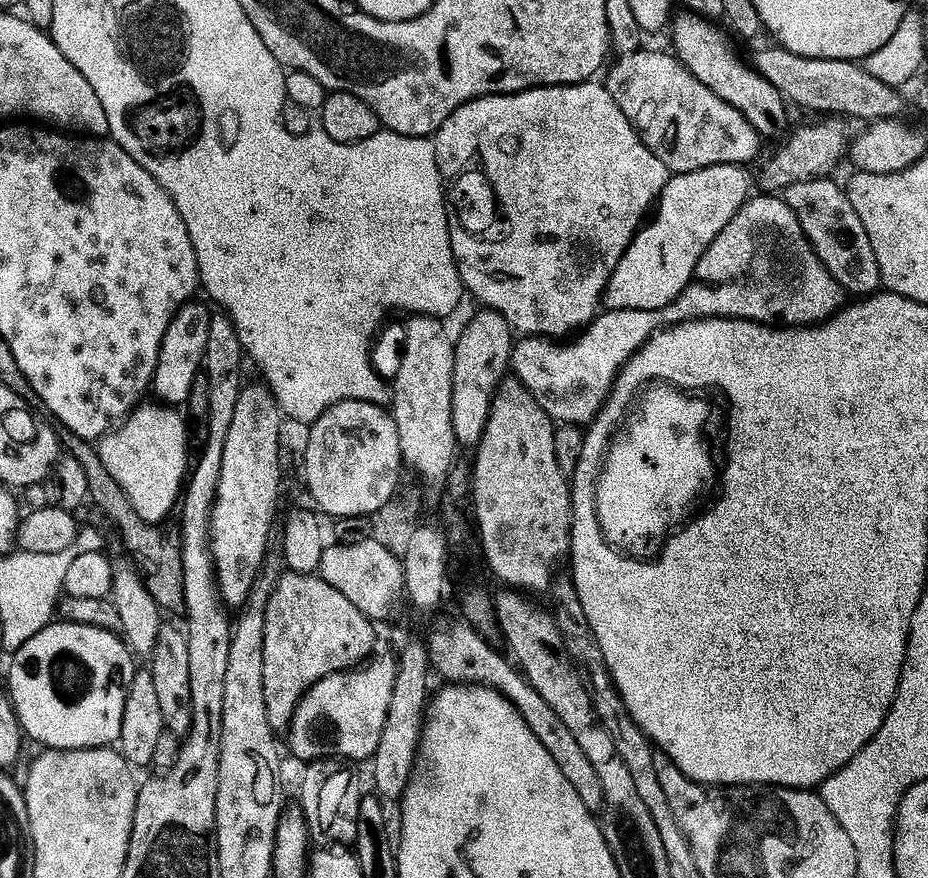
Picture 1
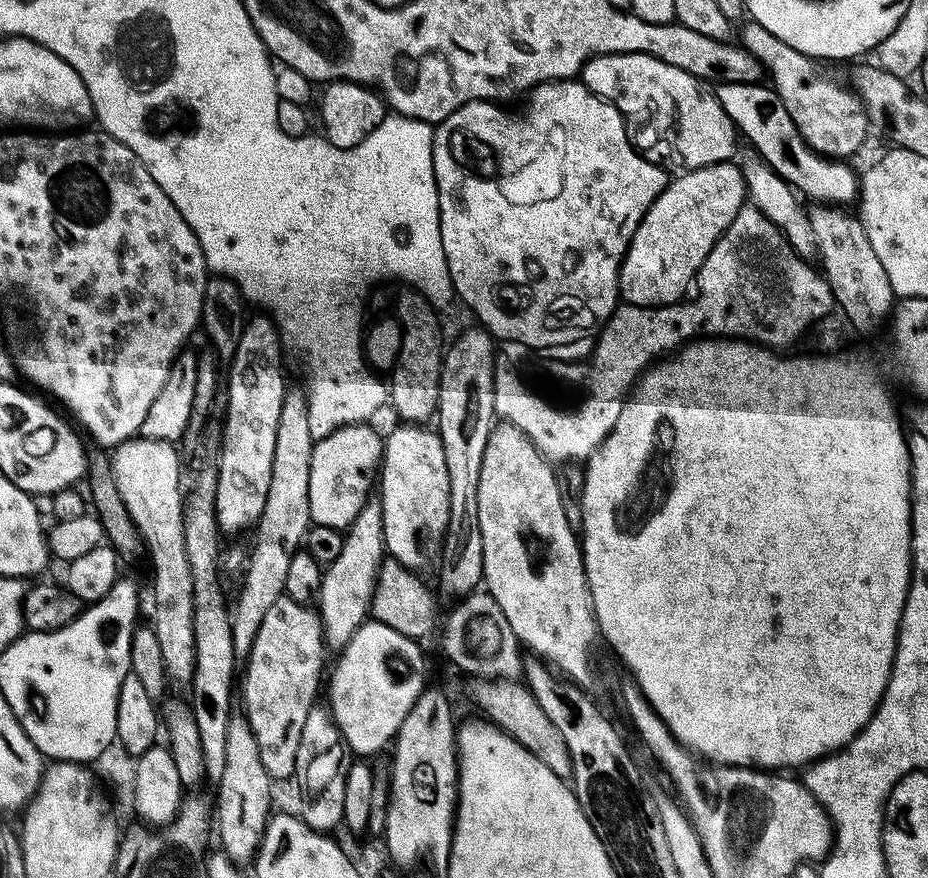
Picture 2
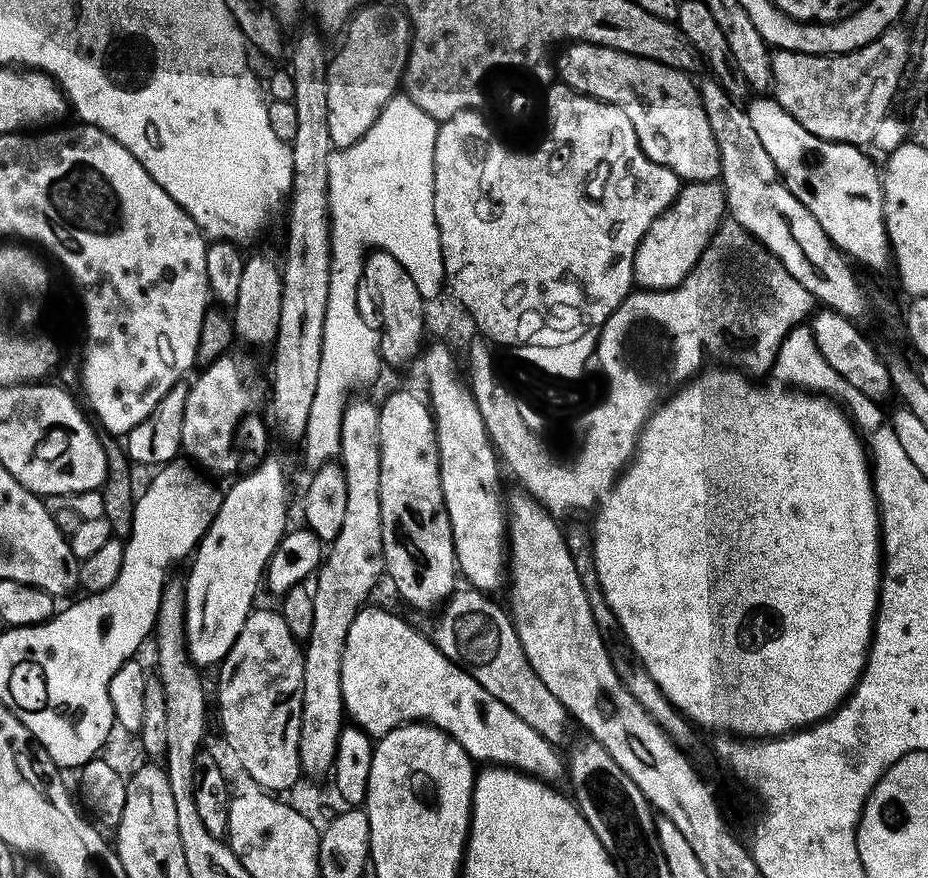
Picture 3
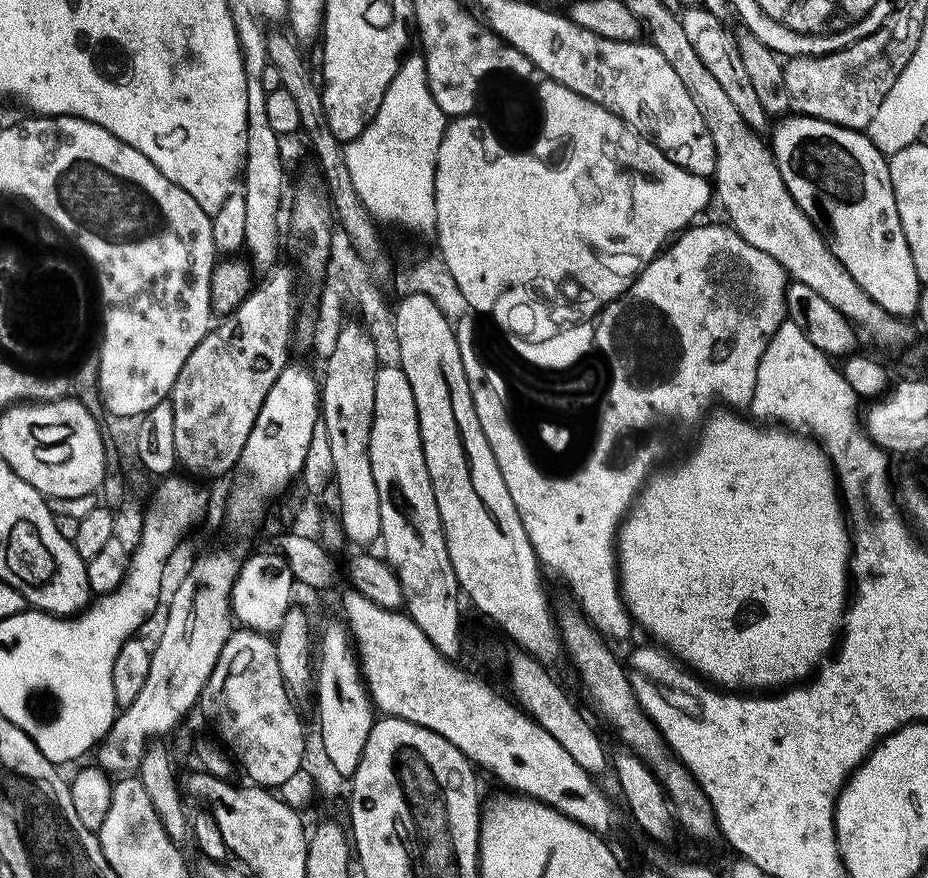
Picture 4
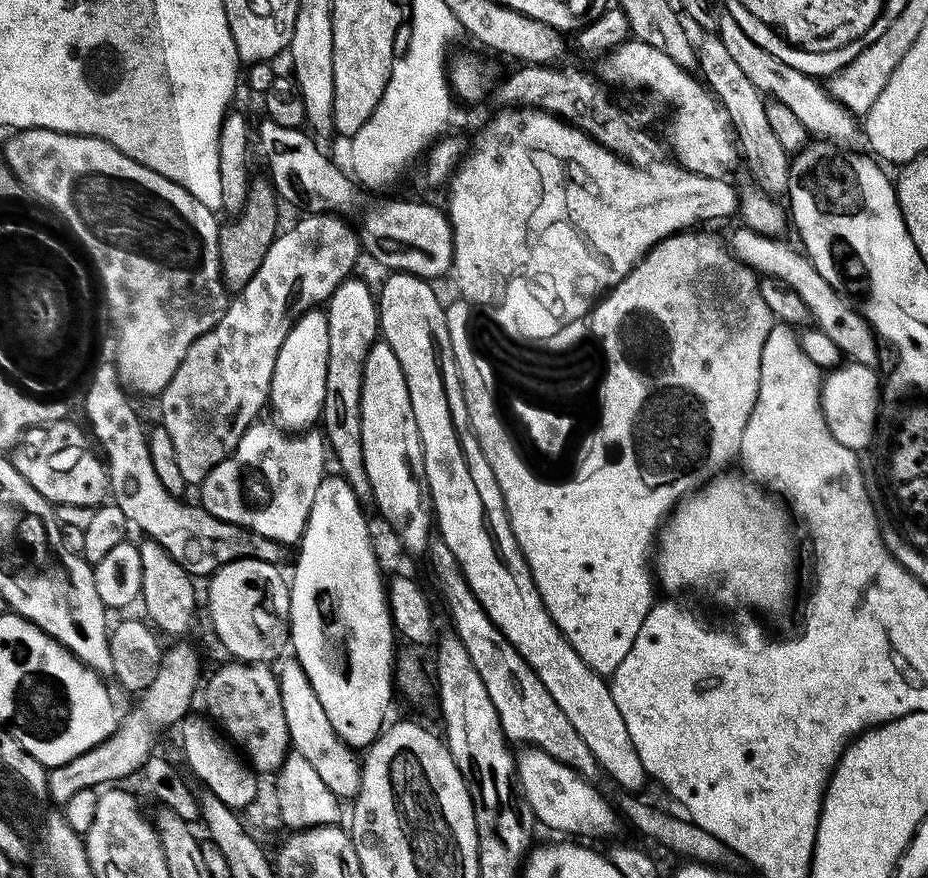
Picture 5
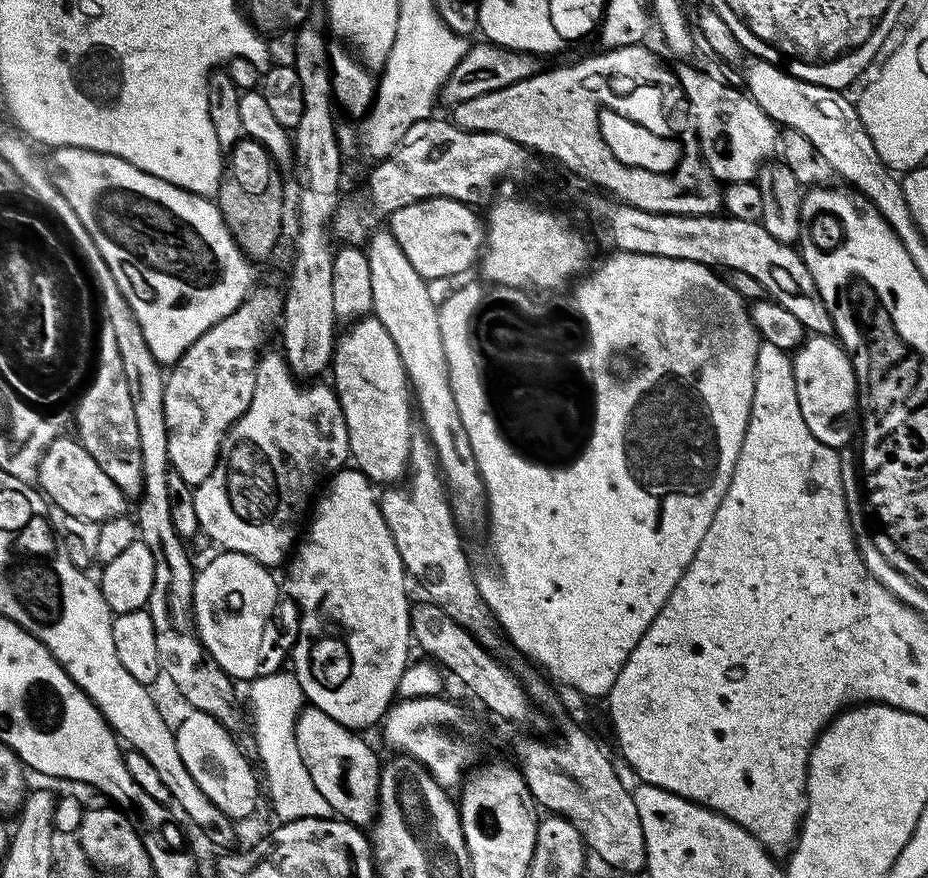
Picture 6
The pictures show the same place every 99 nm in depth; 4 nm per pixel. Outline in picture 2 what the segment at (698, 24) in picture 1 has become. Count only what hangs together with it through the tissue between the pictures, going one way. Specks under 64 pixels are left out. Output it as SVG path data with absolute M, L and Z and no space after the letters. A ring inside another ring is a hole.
M763 83L758 84L718 84L714 91L722 110L732 123L736 125L739 135L744 136L753 144L755 155L762 157L787 184L791 184L797 193L806 195L812 202L823 202L829 206L848 206L848 203L855 201L858 196L858 172L851 168L851 163L845 162L840 158L829 158L819 156L808 143L800 137L799 130L794 126L794 122L788 113L788 106L780 101L780 96L771 87Z

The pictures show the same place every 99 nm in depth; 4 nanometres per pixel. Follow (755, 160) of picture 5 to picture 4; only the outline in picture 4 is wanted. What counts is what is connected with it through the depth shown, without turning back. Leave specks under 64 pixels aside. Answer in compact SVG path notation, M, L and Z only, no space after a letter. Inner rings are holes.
M702 6L684 8L679 13L678 19L682 30L686 30L686 38L689 40L690 46L694 46L694 54L698 54L698 58L702 58L706 70L710 70L710 74L718 82L718 86L722 86L722 91L730 97L730 102L734 102L738 114L742 114L742 118L746 120L753 131L759 134L763 133L763 128L769 127L770 117L766 110L762 110L762 101L758 98L758 94L754 94L754 86L746 75L746 69L742 67L742 58L738 54L735 35L731 31L728 33L726 28L728 26L718 18L714 18L714 14L710 14Z

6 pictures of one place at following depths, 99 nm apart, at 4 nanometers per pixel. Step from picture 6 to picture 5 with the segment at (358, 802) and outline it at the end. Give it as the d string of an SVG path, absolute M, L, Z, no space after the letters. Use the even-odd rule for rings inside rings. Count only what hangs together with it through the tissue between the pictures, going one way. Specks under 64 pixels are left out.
M295 658L281 659L278 667L280 681L280 697L282 698L282 714L286 714L286 730L291 751L302 754L310 766L314 766L318 778L326 782L326 786L341 801L351 801L360 789L361 761L357 753L330 726L330 718L326 718L326 710L322 710L322 702L318 702L318 694L314 694L314 686L310 686L310 678L306 678L306 670Z

